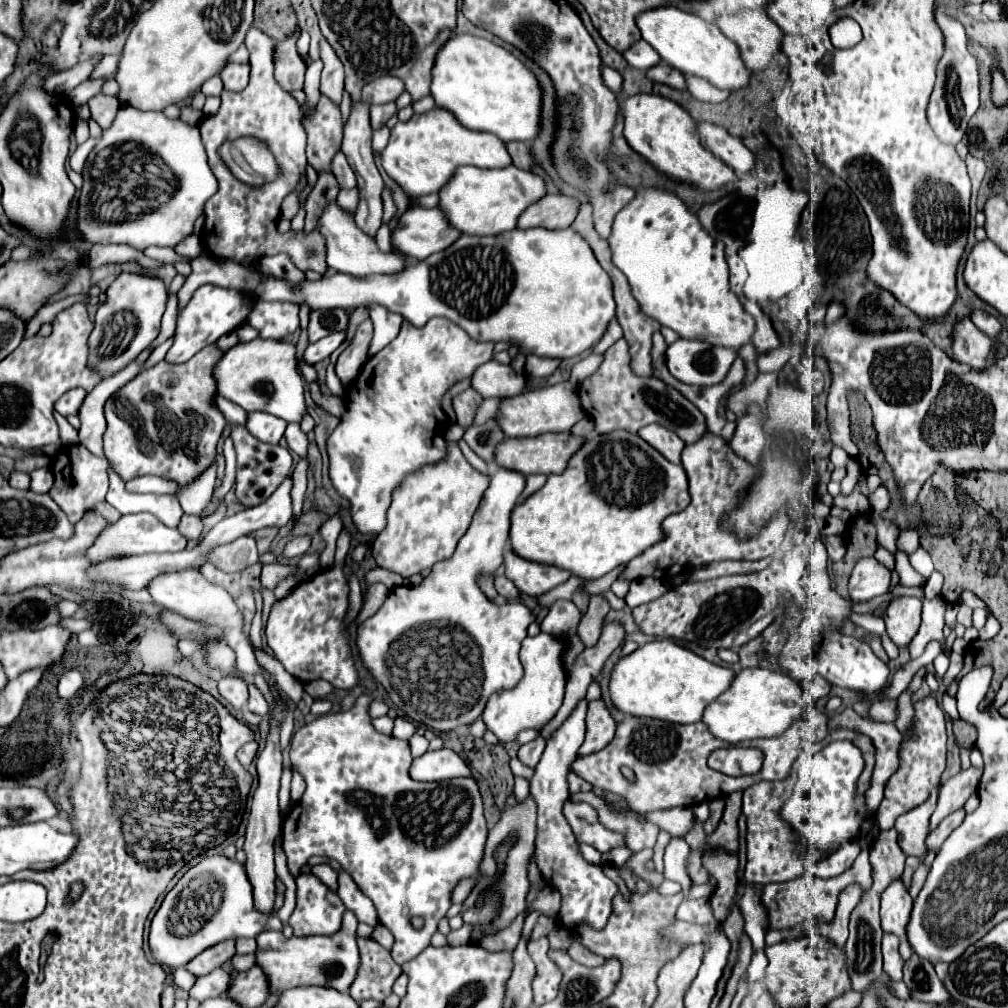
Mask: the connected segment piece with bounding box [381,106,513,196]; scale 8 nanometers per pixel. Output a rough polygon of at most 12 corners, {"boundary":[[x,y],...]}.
{"boundary":[[439,106],[391,130],[385,172],[407,196],[439,192],[459,164],[505,168],[503,140]]}

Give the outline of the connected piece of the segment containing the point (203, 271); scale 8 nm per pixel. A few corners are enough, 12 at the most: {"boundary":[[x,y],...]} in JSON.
{"boundary":[[211,256],[191,262],[179,296],[179,312],[189,296],[215,284],[253,292],[263,280],[261,270],[237,262],[217,262]]}

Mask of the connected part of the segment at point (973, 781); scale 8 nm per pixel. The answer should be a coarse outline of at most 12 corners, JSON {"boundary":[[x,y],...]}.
{"boundary":[[981,768],[951,776],[939,790],[931,830],[977,792]]}

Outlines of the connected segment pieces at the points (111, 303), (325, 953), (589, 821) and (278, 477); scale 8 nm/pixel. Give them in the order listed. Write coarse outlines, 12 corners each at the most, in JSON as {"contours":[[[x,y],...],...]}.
{"contours":[[[121,272],[95,314],[89,368],[123,370],[159,336],[167,288]],[[355,914],[331,936],[261,932],[255,960],[271,994],[347,994],[359,968]],[[567,800],[563,816],[577,840],[607,852],[625,846],[587,802]],[[229,424],[237,450],[237,490],[245,506],[267,500],[293,458]]]}

